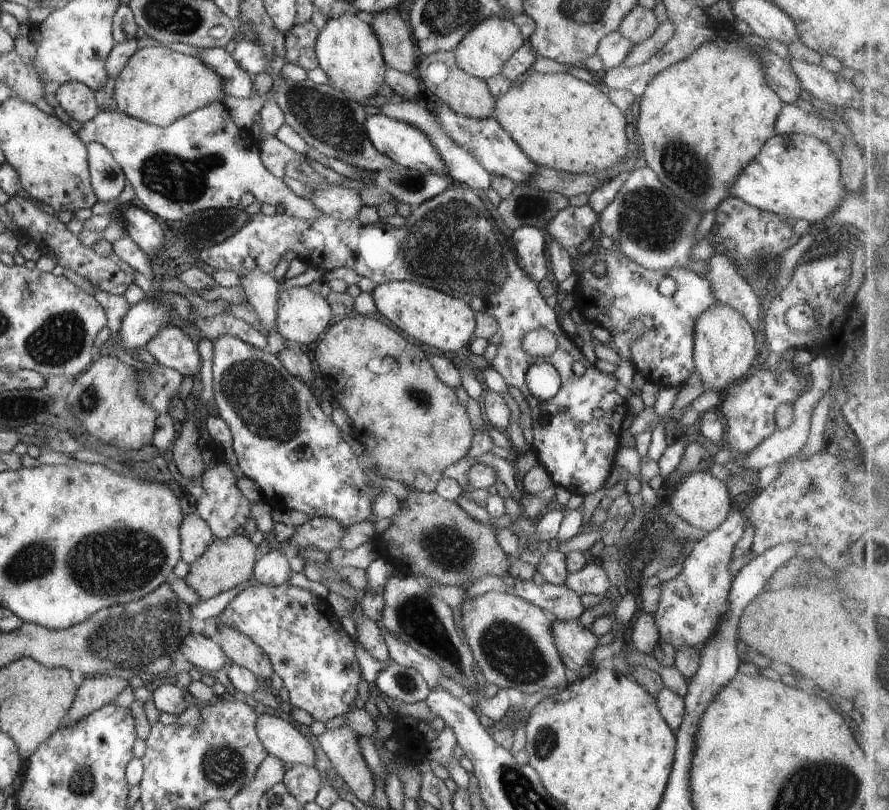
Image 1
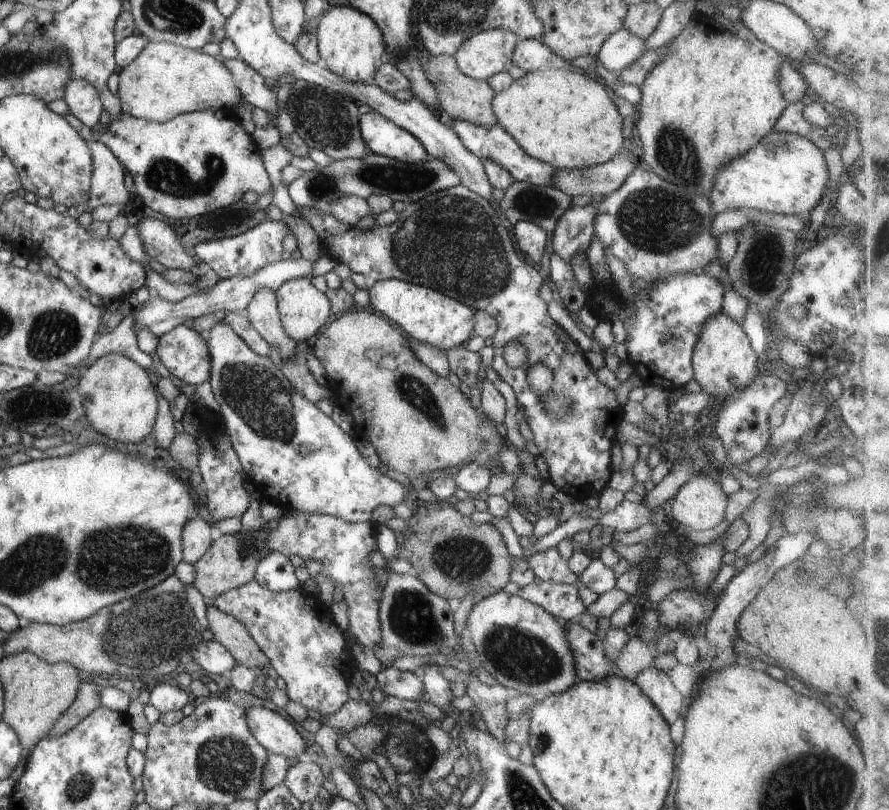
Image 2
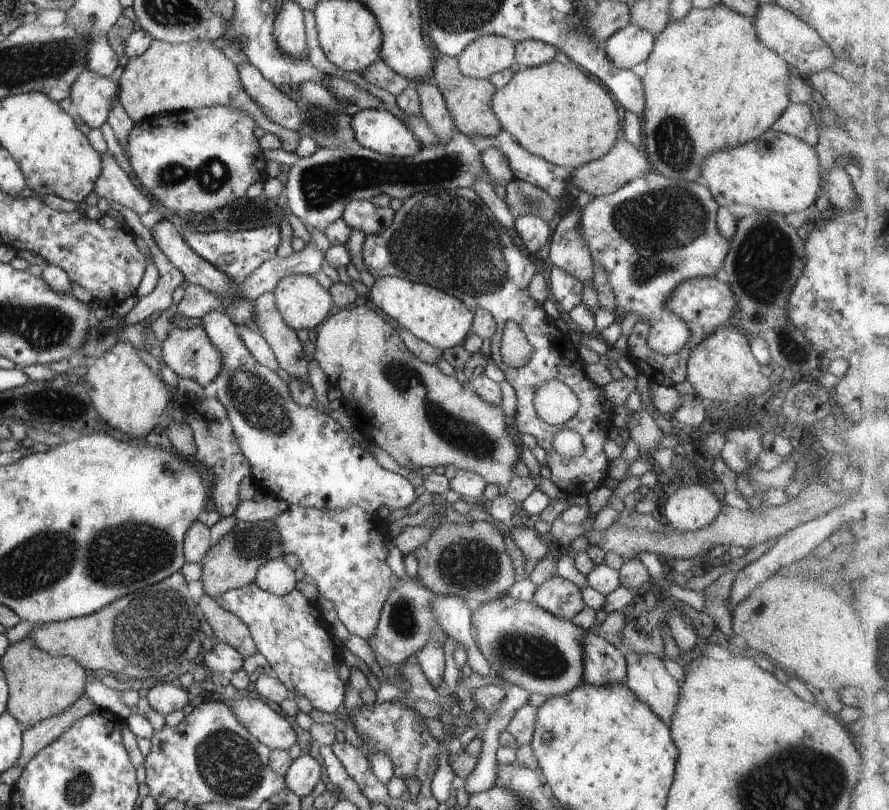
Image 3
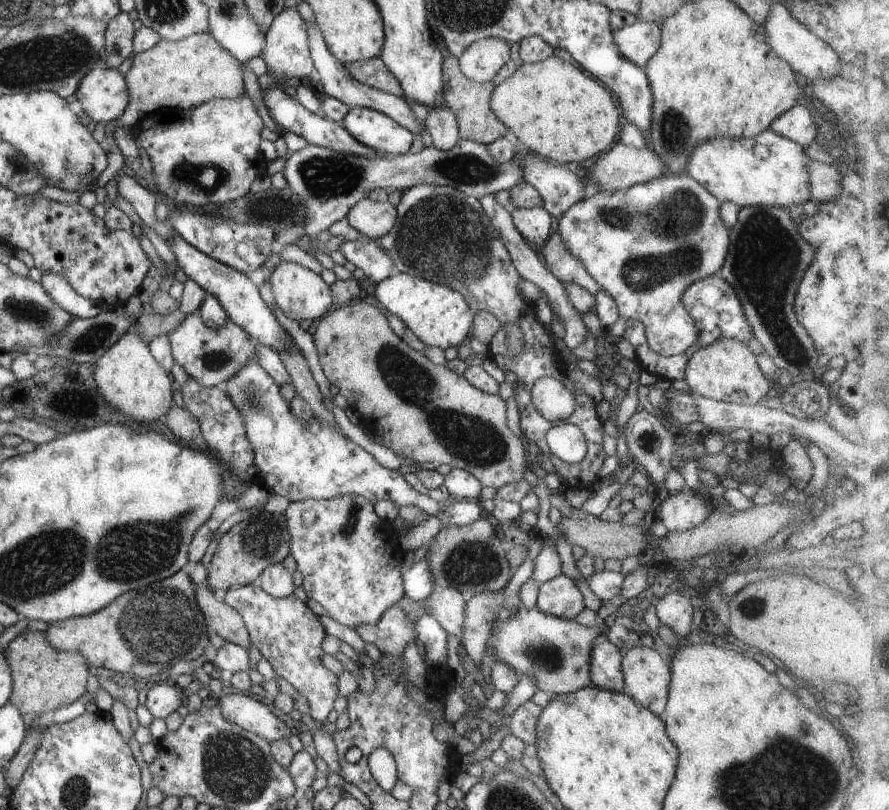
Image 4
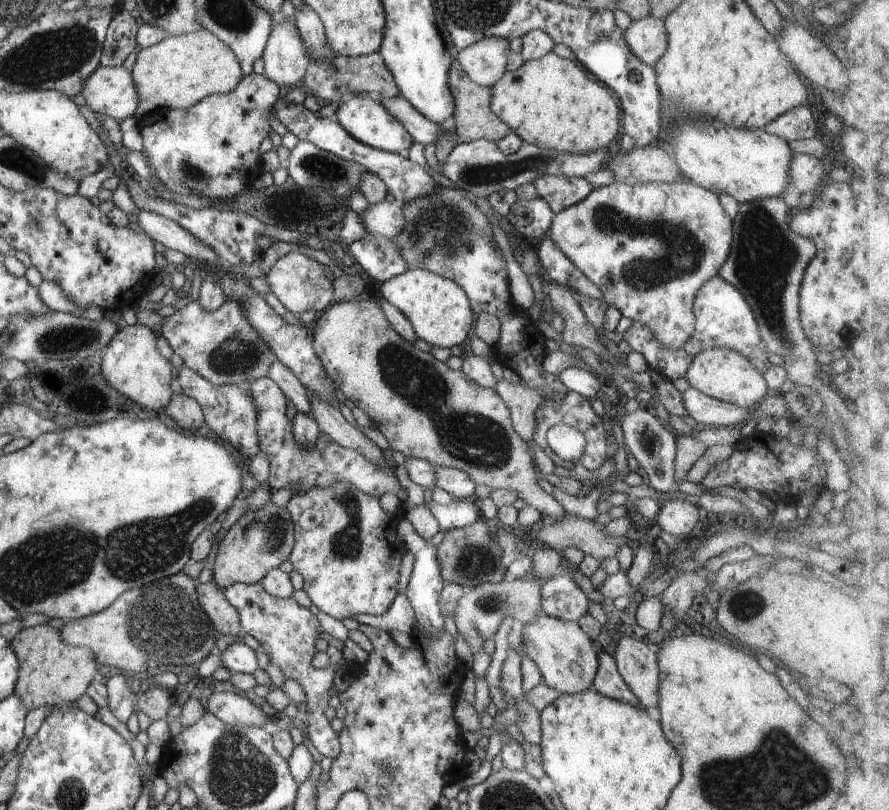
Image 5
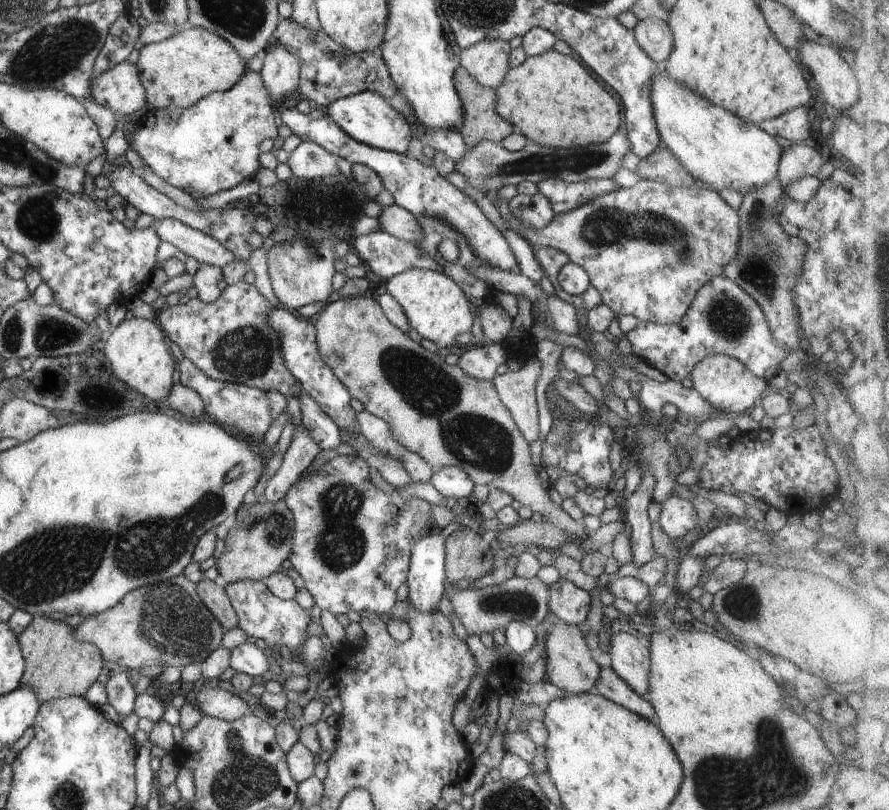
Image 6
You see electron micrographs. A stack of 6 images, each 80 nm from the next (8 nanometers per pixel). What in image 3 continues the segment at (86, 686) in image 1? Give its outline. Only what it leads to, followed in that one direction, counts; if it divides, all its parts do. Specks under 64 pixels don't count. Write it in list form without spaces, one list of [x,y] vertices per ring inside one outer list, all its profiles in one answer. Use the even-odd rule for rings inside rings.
[[[82,695],[64,712],[42,721],[28,730],[24,730],[24,748],[21,750],[18,765],[23,767],[46,745],[52,744],[61,734],[64,734],[64,731],[67,731],[78,719],[99,708],[90,697]]]

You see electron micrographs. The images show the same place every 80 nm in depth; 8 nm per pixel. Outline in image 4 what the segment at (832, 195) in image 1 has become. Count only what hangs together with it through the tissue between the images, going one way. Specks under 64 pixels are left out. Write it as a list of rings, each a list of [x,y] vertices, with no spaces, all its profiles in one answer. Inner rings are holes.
[[[767,129],[751,138],[712,138],[706,142],[698,142],[694,146],[688,162],[686,162],[686,174],[694,178],[705,190],[708,190],[715,198],[722,202],[734,202],[737,206],[780,206],[790,211],[794,204],[806,204],[811,200],[810,182],[808,182],[808,160],[802,145],[788,140]]]

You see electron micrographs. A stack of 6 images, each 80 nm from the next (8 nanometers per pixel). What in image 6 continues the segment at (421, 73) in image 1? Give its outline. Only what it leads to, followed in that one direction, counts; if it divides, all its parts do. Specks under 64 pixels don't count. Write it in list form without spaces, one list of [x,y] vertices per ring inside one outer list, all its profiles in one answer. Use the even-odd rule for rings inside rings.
[[[458,66],[458,70],[456,70],[454,85],[464,108],[464,124],[458,129],[458,132],[464,143],[470,148],[474,148],[476,144],[480,144],[484,140],[500,143],[510,134],[517,132],[510,122],[506,122],[496,113],[496,89],[481,86],[461,66]]]

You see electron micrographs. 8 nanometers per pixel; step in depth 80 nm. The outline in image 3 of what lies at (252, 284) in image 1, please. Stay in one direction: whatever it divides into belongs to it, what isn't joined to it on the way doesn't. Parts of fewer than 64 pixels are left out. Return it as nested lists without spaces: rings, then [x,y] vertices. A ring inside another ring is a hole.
[[[262,293],[253,300],[255,328],[270,345],[282,370],[290,377],[308,379],[308,362],[298,333],[282,318],[273,293]]]

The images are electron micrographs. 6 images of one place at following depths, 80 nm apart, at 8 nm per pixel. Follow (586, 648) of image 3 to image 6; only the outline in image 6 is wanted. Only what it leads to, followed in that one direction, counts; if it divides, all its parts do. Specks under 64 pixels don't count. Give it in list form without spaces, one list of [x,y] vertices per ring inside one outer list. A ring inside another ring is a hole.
[[[606,666],[601,670],[600,678],[591,691],[592,693],[610,700],[638,716],[642,715],[644,718],[652,720],[655,710],[646,698],[642,698],[634,690],[631,690],[630,686],[627,686],[626,682],[623,682],[612,668]]]

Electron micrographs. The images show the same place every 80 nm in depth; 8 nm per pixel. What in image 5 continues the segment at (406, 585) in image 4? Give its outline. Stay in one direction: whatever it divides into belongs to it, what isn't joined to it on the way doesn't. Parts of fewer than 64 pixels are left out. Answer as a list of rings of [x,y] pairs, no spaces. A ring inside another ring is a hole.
[[[403,520],[398,522],[397,534],[402,538],[407,551],[414,556],[414,568],[410,574],[406,598],[414,610],[416,616],[416,629],[426,630],[432,638],[436,638],[445,628],[445,621],[440,611],[440,592],[444,589],[445,581],[440,573],[440,562],[438,562],[438,548],[414,532],[411,522]]]

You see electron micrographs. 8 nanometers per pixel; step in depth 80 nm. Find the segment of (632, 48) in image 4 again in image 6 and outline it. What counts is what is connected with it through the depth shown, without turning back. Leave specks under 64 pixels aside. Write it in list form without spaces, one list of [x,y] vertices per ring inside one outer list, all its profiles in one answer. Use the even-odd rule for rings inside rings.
[[[644,19],[633,29],[638,46],[650,60],[665,62],[674,46],[674,37],[668,23],[658,19]]]

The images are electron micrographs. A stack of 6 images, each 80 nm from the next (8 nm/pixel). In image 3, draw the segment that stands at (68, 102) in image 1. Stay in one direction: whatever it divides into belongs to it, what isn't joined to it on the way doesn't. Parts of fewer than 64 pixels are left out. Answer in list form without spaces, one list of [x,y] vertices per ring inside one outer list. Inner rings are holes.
[[[90,71],[78,75],[69,97],[76,114],[80,114],[85,124],[91,128],[100,128],[107,122],[110,105],[119,91],[119,82]]]

